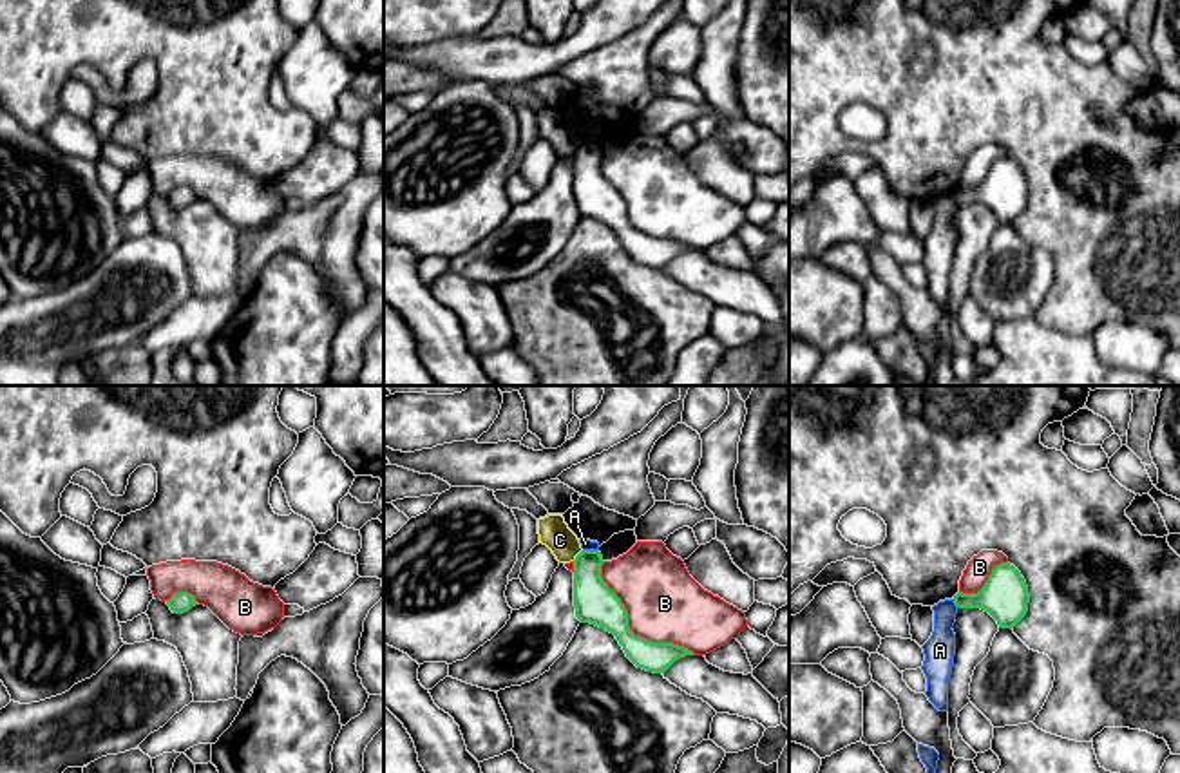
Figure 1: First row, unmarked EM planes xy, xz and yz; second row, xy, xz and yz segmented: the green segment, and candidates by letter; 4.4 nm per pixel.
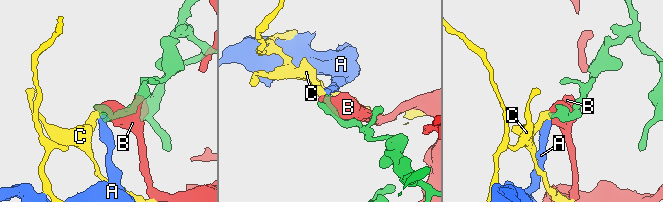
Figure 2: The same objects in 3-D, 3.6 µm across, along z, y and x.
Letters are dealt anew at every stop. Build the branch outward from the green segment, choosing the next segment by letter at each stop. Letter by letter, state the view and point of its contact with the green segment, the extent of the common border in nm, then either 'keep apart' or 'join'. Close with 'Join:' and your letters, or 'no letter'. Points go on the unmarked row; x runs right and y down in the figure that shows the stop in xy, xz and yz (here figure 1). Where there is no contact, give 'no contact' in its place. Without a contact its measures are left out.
A: yz (954, 196) | 50 nm | keep apart
B: xz (628, 223) | 600 nm | keep apart
C: xz (578, 149) | 70 nm | keep apart
Join: no letter

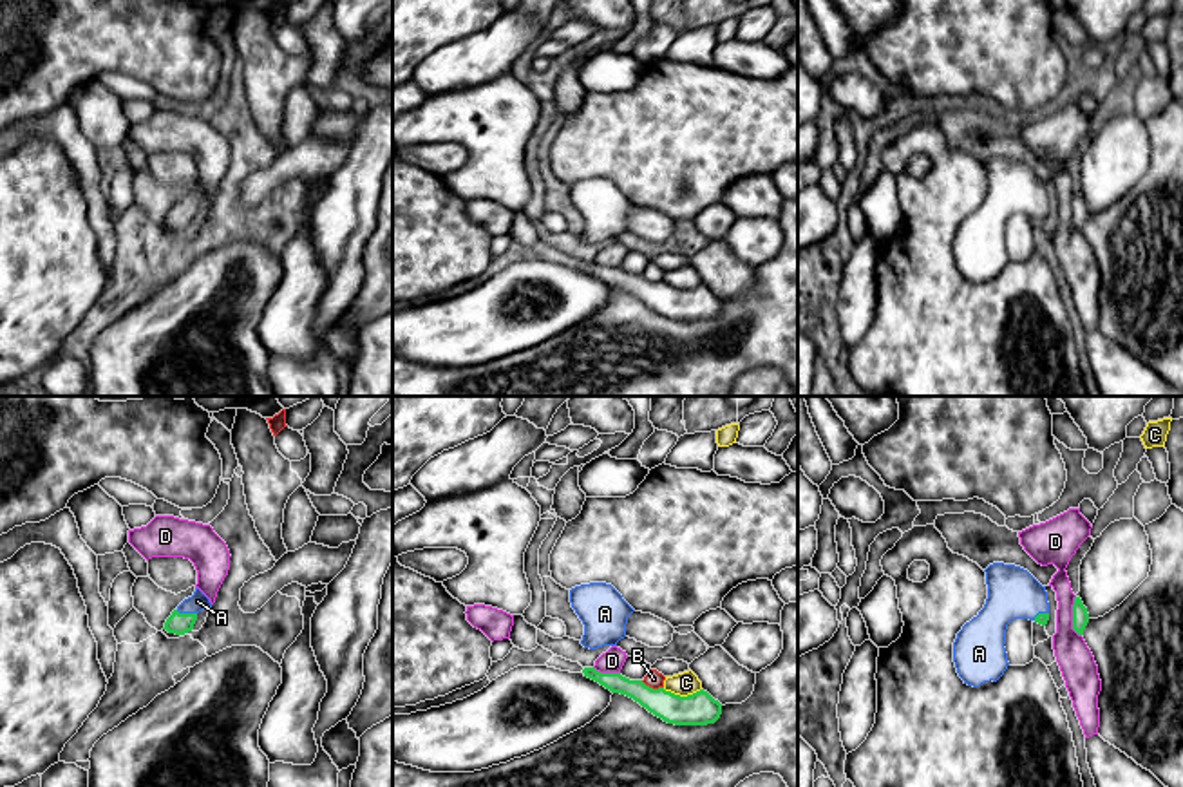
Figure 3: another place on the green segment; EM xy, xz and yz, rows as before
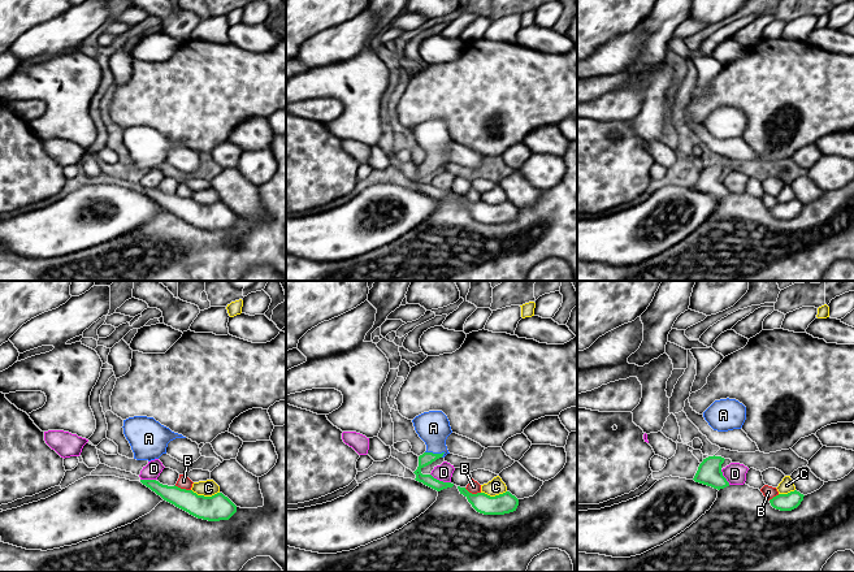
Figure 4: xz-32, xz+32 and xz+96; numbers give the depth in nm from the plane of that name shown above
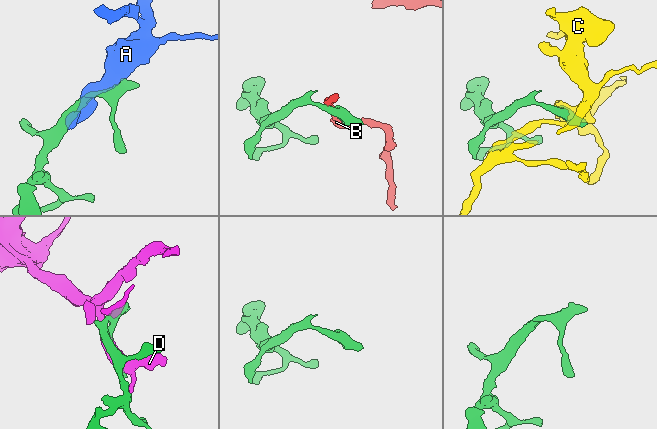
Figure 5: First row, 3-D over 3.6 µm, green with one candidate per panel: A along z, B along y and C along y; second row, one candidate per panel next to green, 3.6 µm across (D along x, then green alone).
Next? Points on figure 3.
A: xy (187, 208) | 100 nm | join
B: xz (652, 283) | 110 nm | keep apart
C: xz (682, 292) | 180 nm | keep apart
D: yz (1073, 210) | 190 nm | keep apart
Join: A

